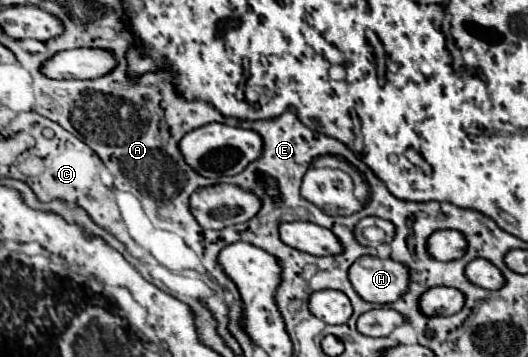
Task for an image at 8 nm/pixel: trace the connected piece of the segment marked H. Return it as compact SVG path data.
M362 257L350 267L350 281L368 303L392 303L408 291L410 271L394 259Z

